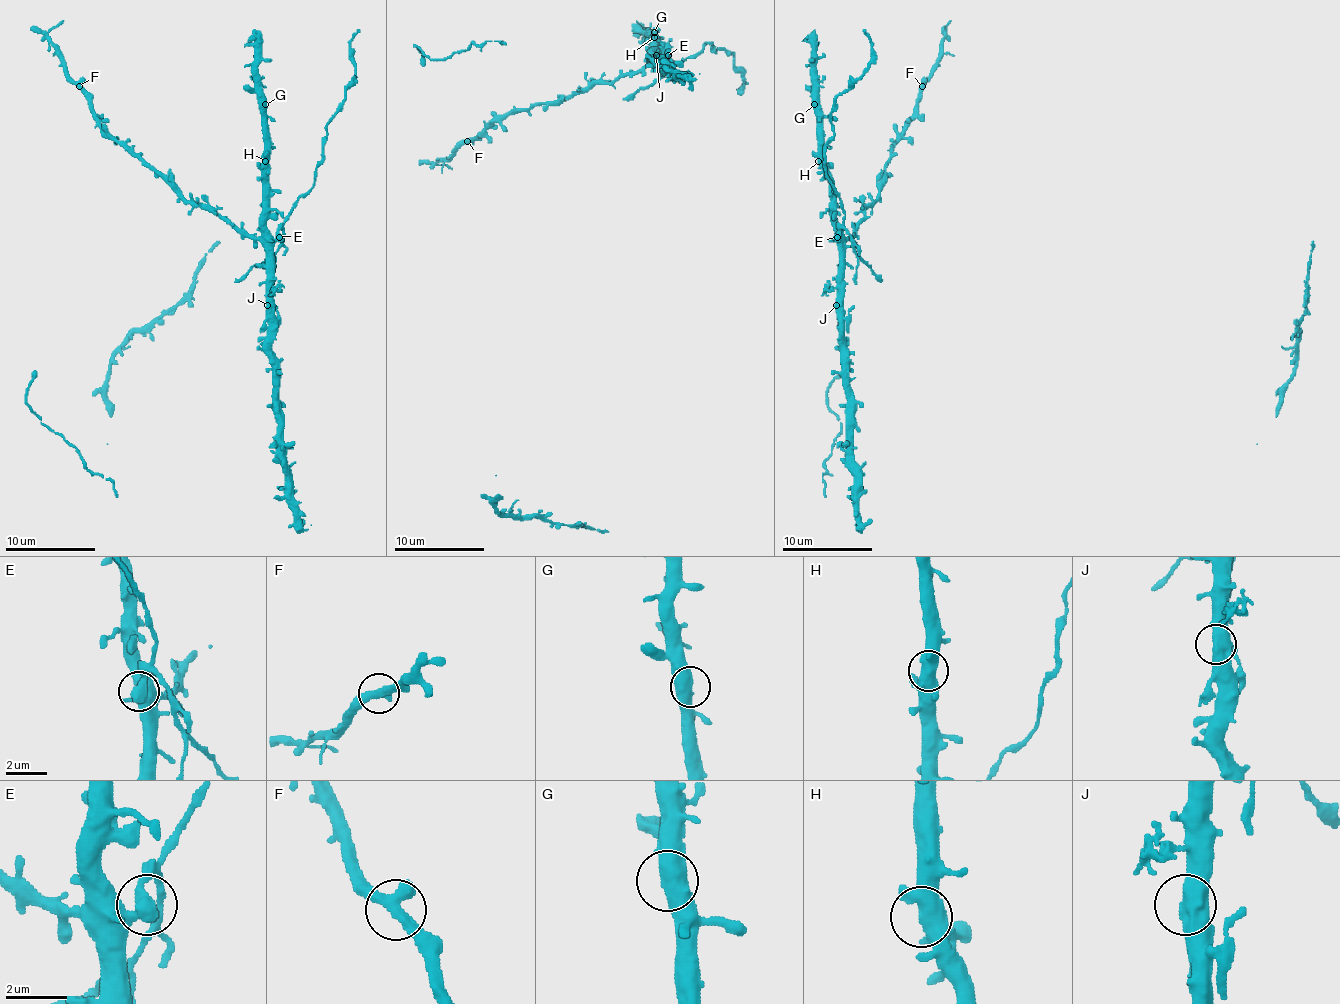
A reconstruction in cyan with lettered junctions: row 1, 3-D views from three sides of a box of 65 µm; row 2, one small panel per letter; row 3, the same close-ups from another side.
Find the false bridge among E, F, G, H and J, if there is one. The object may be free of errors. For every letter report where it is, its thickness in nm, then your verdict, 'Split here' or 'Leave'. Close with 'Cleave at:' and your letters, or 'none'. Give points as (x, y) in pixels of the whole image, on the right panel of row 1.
E: Place: (837, 237). Thickness 480 nm. Split here
F: Place: (922, 86). Thickness 440 nm. Leave
G: Place: (814, 104). Thickness 550 nm. Leave
H: Place: (818, 161). Thickness 600 nm. Leave
J: Place: (836, 305). Thickness 550 nm. Leave
Cleave at: E

